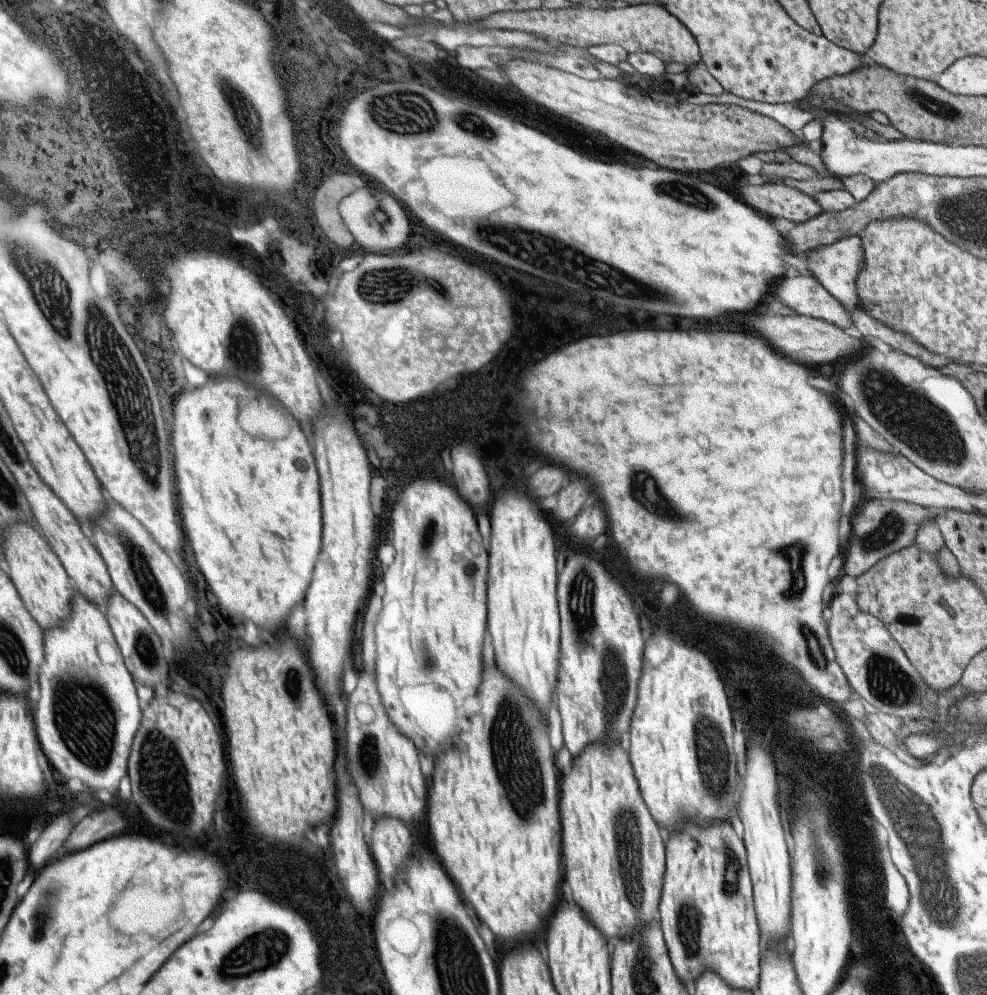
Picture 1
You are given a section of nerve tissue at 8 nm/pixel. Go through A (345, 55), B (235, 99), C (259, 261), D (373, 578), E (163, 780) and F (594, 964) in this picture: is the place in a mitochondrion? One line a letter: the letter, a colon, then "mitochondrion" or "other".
A: mitochondrion
B: mitochondrion
C: other
D: other
E: mitochondrion
F: other

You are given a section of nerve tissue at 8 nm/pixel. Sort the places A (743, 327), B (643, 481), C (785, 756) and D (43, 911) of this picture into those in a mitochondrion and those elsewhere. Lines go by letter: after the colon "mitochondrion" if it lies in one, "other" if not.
A: other
B: mitochondrion
C: other
D: mitochondrion

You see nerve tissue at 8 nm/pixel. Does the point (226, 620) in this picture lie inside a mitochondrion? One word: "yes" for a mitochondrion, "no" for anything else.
no

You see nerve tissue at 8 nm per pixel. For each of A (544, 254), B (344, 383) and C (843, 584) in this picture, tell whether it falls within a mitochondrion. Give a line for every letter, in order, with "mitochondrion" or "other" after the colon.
A: mitochondrion
B: other
C: other

